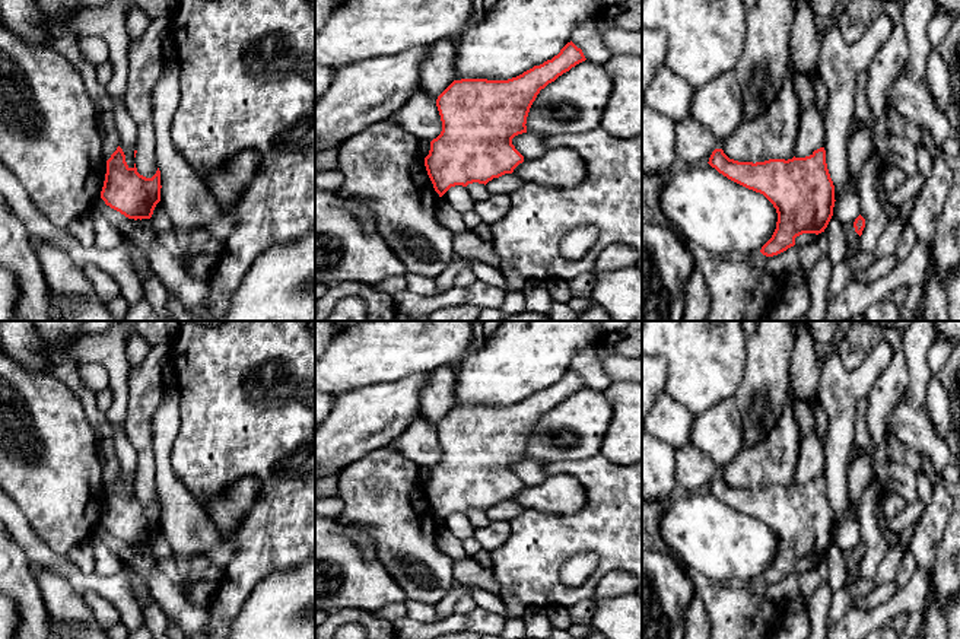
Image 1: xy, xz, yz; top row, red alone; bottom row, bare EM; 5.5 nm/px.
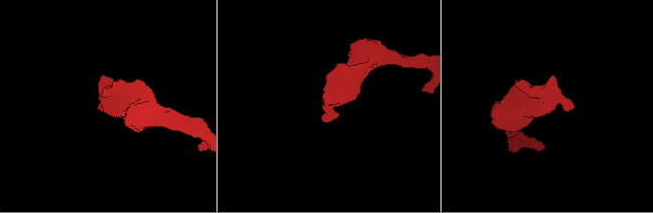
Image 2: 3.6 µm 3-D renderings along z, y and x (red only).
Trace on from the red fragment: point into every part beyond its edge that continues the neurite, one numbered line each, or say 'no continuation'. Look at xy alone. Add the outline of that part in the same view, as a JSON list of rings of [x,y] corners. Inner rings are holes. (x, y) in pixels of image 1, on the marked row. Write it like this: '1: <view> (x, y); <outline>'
no continuation

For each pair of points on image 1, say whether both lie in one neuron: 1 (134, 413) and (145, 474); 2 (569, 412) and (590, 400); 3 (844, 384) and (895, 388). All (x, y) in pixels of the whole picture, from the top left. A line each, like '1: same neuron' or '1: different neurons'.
1: same neuron
2: same neuron
3: different neurons

